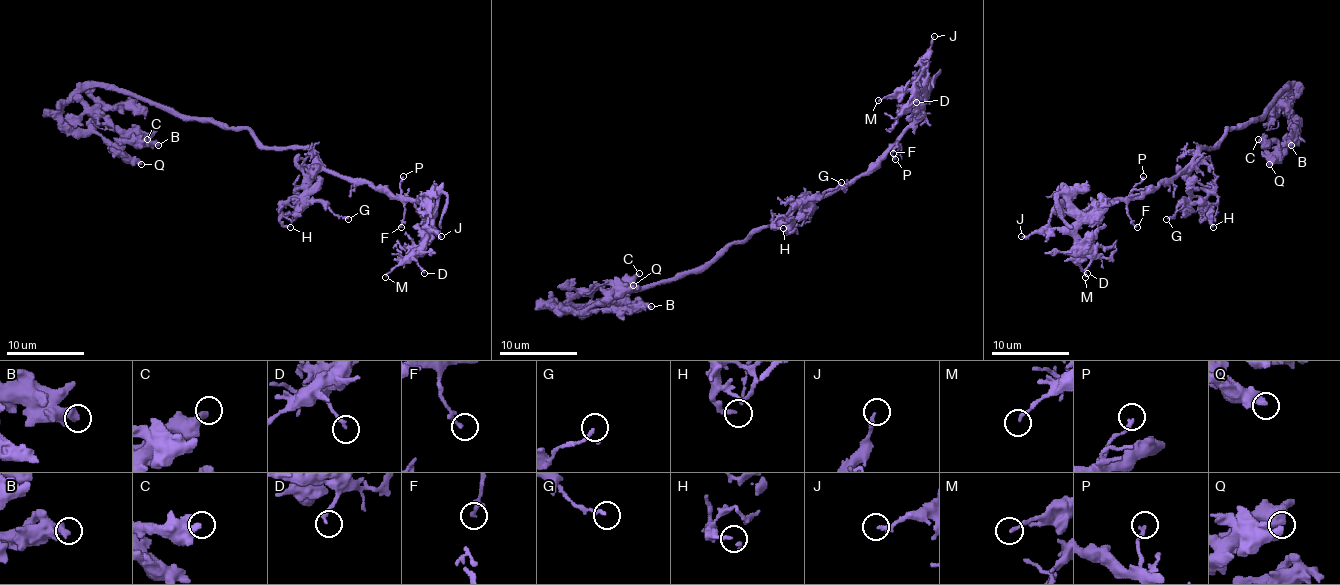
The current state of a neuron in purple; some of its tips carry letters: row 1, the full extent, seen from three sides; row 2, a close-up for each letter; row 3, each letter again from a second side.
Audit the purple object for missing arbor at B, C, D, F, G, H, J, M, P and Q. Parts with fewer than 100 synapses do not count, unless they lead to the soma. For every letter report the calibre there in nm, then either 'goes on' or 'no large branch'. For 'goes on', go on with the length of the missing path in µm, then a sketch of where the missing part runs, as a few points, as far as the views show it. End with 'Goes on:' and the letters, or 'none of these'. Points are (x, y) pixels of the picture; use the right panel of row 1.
B: 480 nm thick; no large branch
C: 400 nm thick; no large branch
D: 200 nm thick; no large branch
F: 200 nm thick; no large branch
G: 190 nm thick; no large branch
H: 160 nm thick; no large branch
J: 200 nm thick; no large branch
M: 160 nm thick; no large branch
P: 200 nm thick; no large branch
Q: 400 nm thick; no large branch
Goes on: none of these

